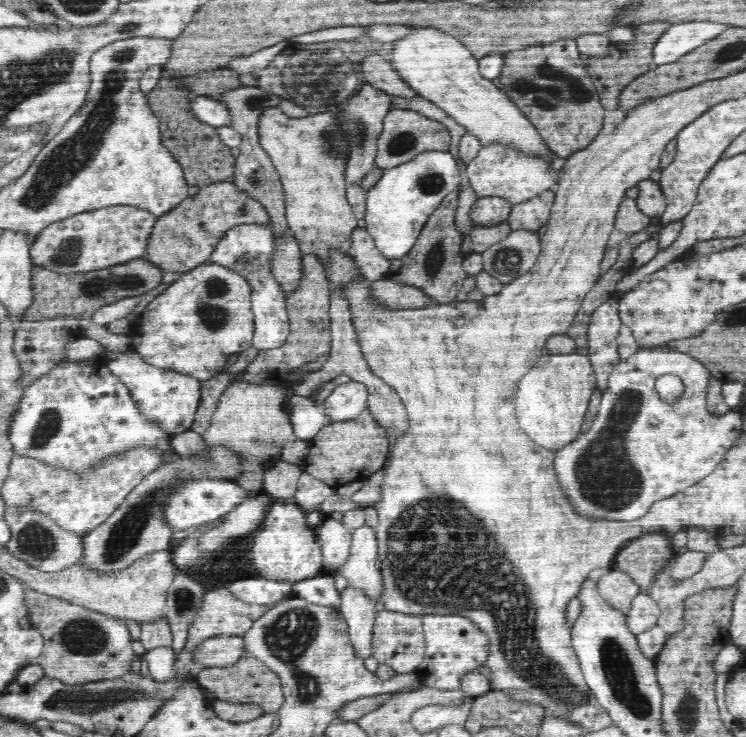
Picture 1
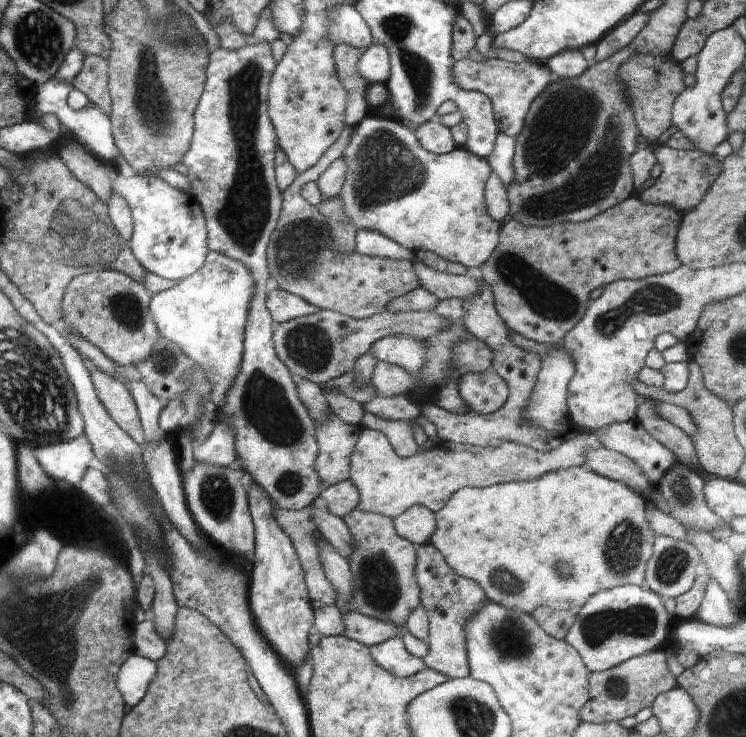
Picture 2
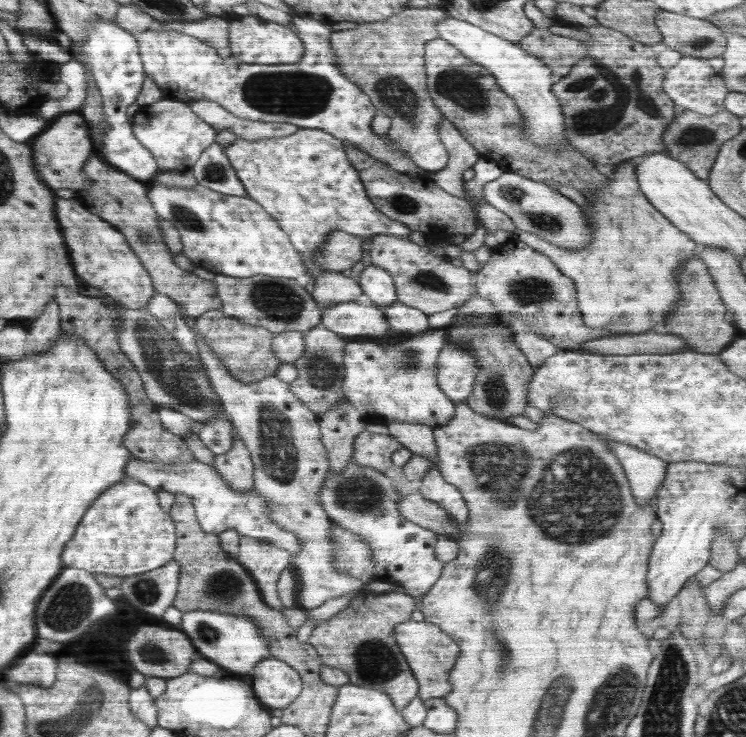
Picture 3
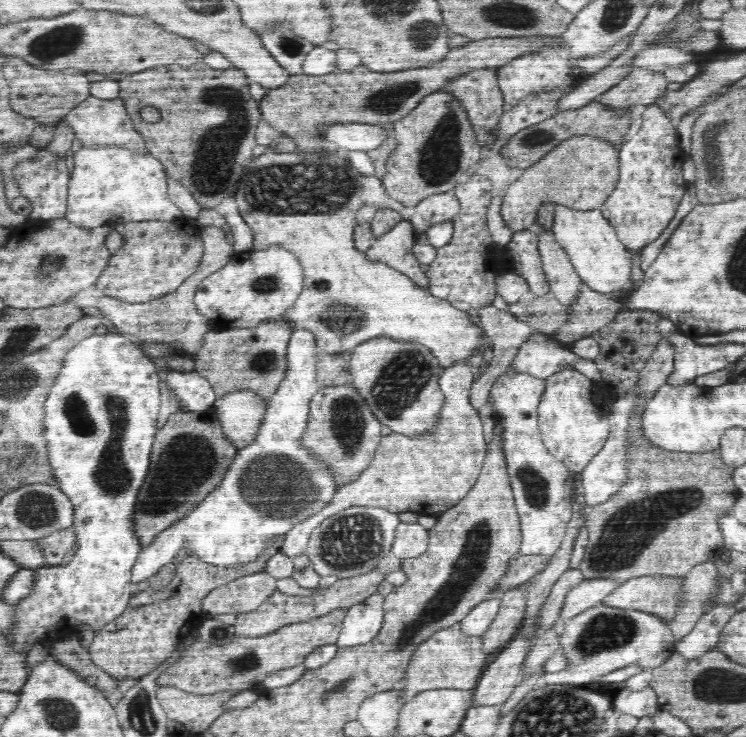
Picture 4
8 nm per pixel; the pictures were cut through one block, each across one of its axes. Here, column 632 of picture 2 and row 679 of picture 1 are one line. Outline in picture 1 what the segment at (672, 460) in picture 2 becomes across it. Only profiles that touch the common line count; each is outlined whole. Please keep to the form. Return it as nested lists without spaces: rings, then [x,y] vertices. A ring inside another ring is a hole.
[[[455,614],[423,615],[423,631],[425,657],[415,670],[422,685],[440,690],[458,690],[462,676],[478,670],[478,666],[486,666],[490,642],[472,620]]]

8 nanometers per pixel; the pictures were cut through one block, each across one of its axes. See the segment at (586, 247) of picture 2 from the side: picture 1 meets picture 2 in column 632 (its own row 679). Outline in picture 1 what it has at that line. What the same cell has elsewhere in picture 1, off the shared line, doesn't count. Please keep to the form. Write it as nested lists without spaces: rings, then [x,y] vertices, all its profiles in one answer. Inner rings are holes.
[[[242,656],[236,663],[225,667],[205,667],[194,677],[194,682],[212,691],[215,699],[234,704],[254,703],[260,705],[265,713],[275,714],[284,702],[279,676],[255,656]]]

